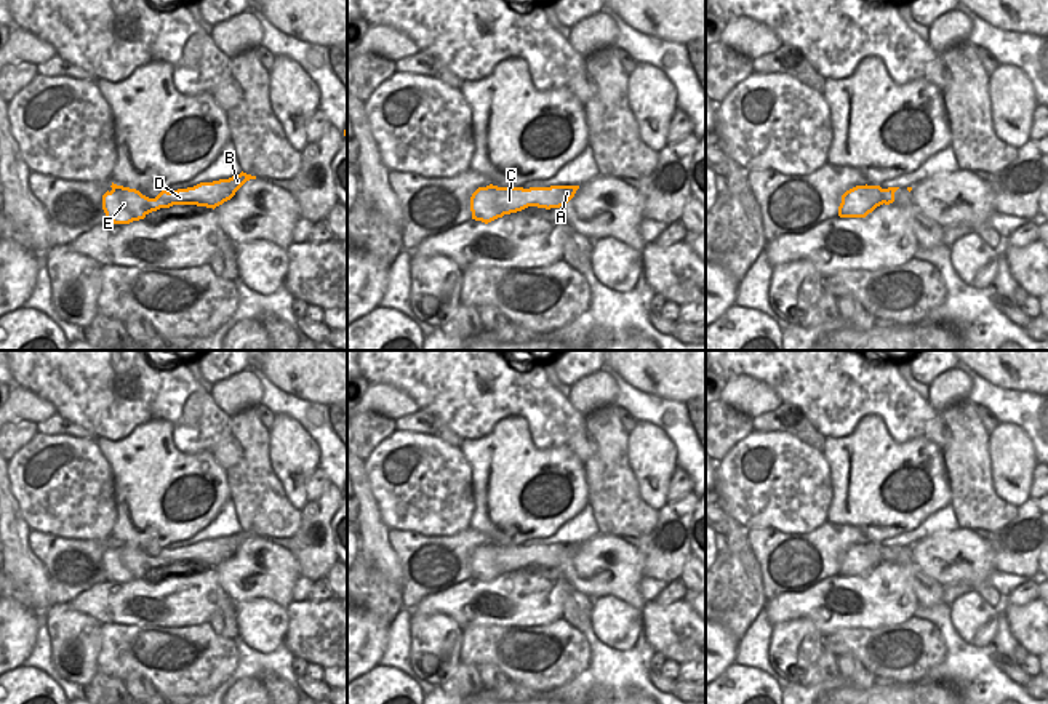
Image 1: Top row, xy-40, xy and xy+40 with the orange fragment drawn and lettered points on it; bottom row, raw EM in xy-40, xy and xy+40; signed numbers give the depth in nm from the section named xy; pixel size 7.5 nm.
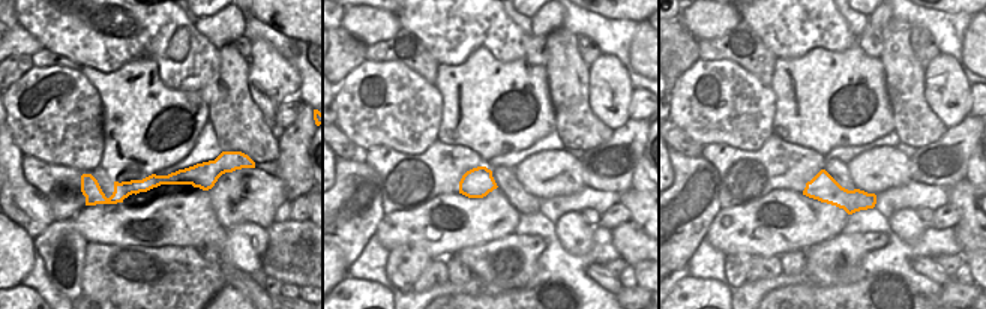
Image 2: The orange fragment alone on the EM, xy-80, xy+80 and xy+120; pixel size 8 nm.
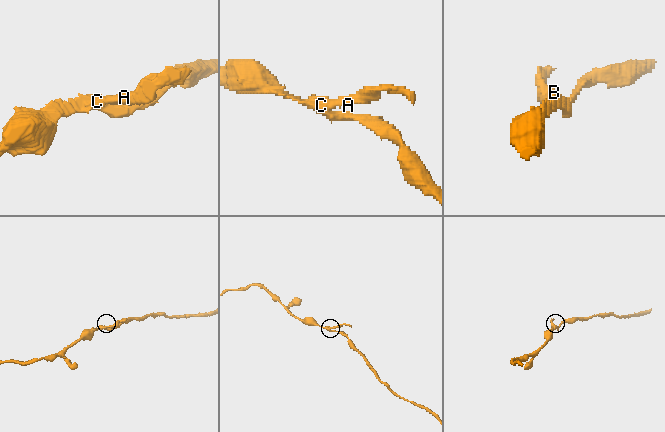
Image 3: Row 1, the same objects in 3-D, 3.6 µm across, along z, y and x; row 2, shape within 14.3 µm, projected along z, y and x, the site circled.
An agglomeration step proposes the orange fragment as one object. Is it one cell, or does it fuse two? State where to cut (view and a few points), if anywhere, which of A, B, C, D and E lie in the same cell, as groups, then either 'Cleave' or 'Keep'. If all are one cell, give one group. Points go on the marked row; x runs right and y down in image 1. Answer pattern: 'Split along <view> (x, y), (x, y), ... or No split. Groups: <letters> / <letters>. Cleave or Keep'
Split along xy (501, 188), (498, 207), (504, 213). Groups: A B C D / E. Cleave

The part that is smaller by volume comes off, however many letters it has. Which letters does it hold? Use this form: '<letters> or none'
A, B, C, D

